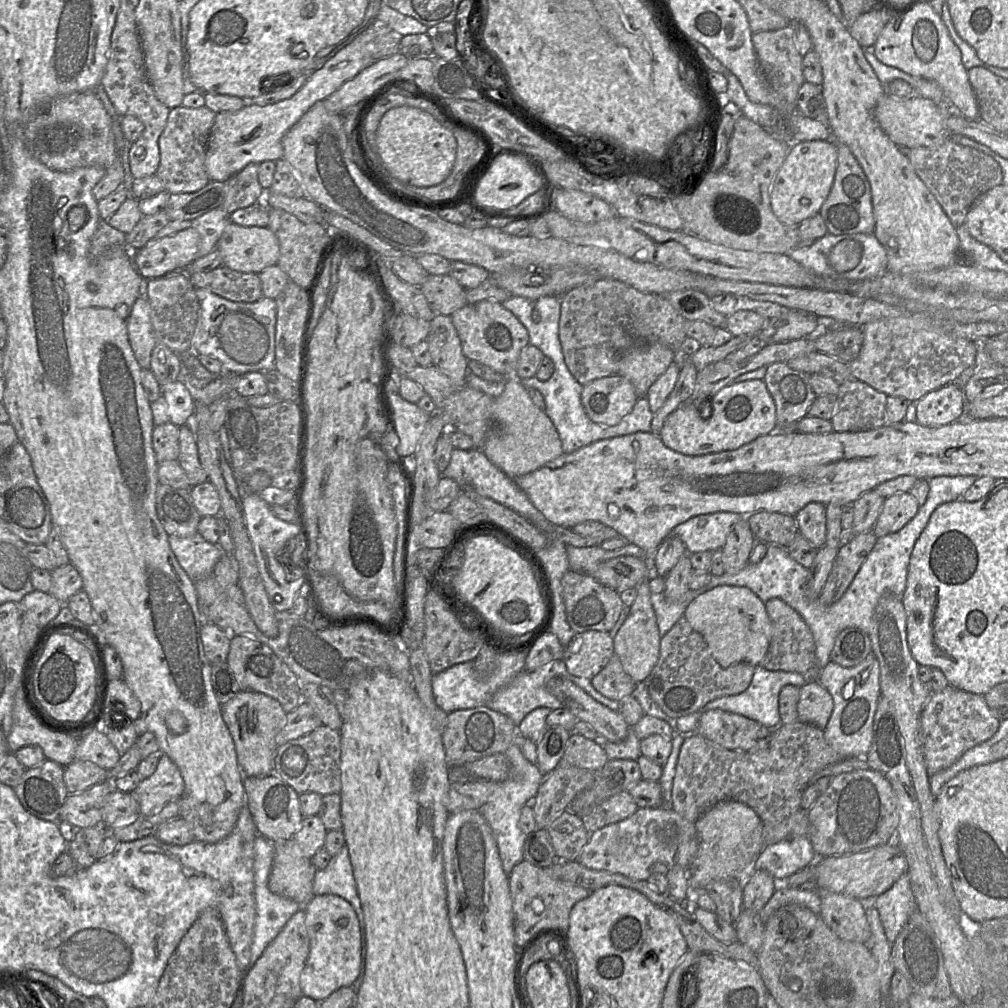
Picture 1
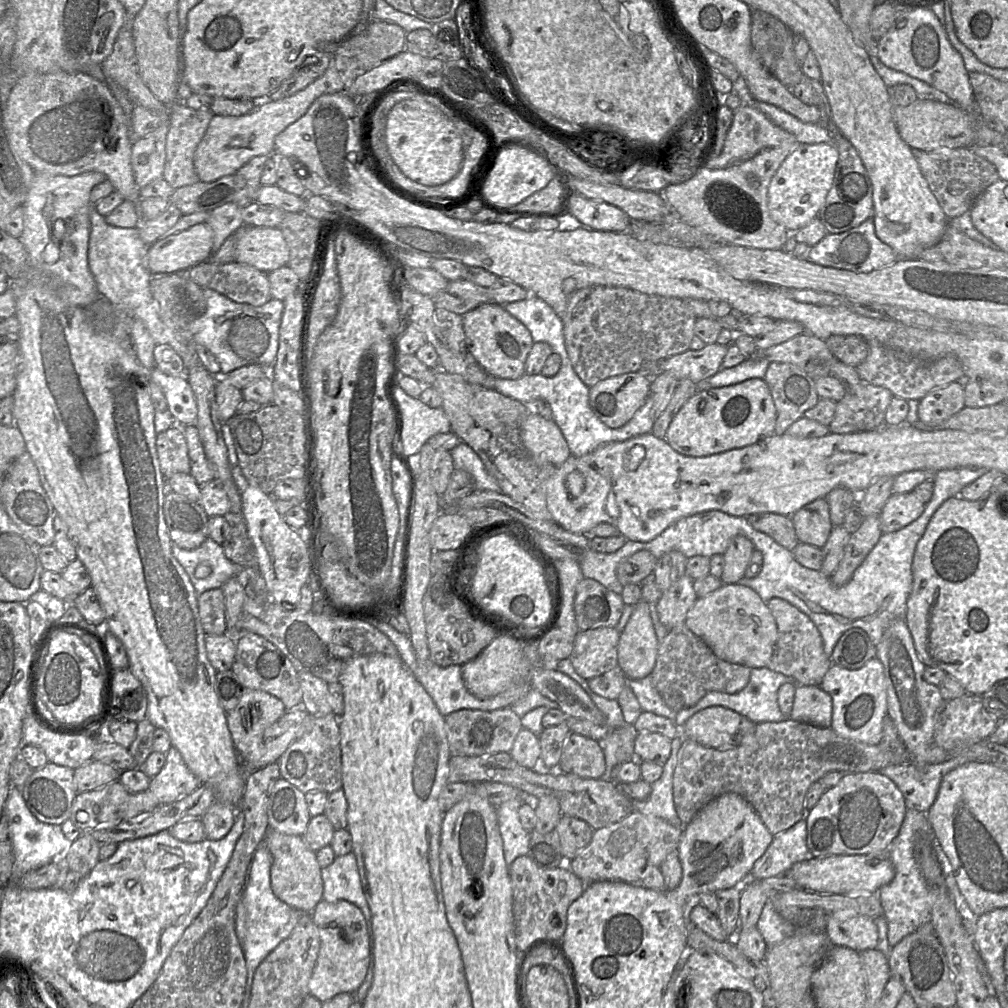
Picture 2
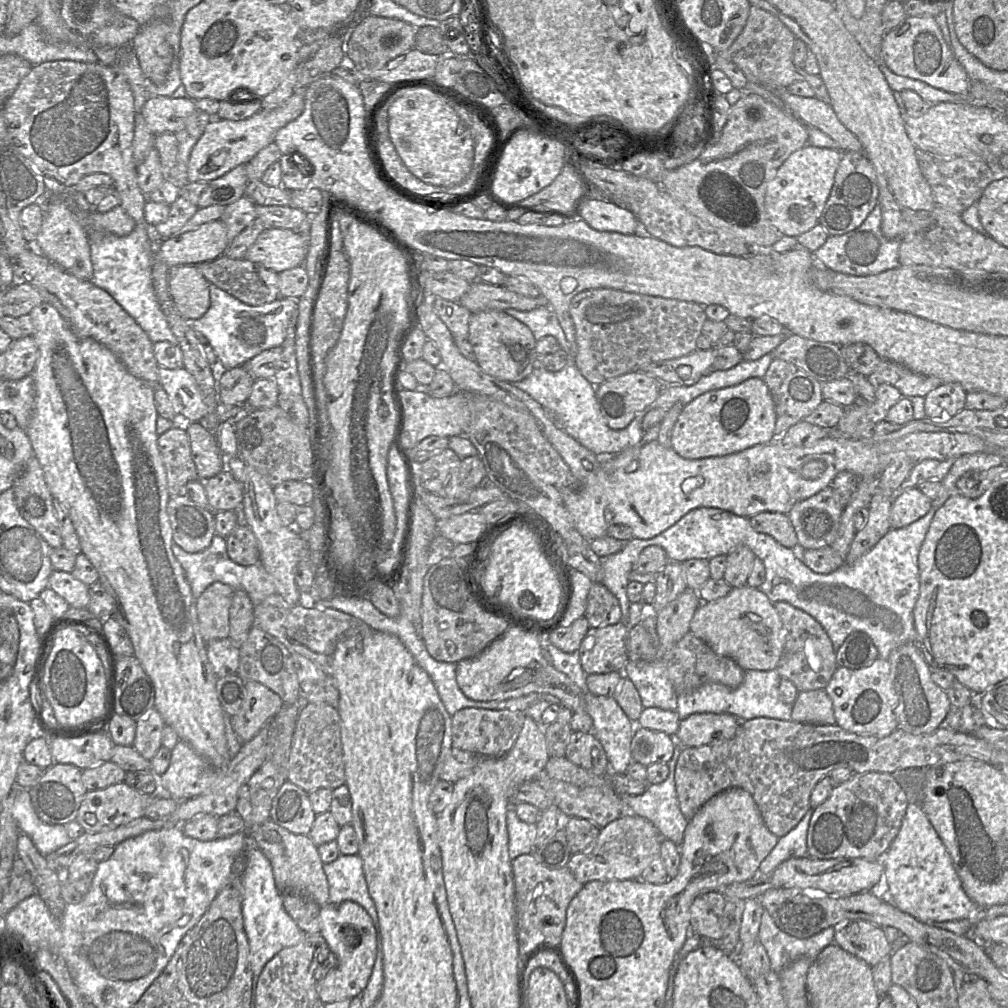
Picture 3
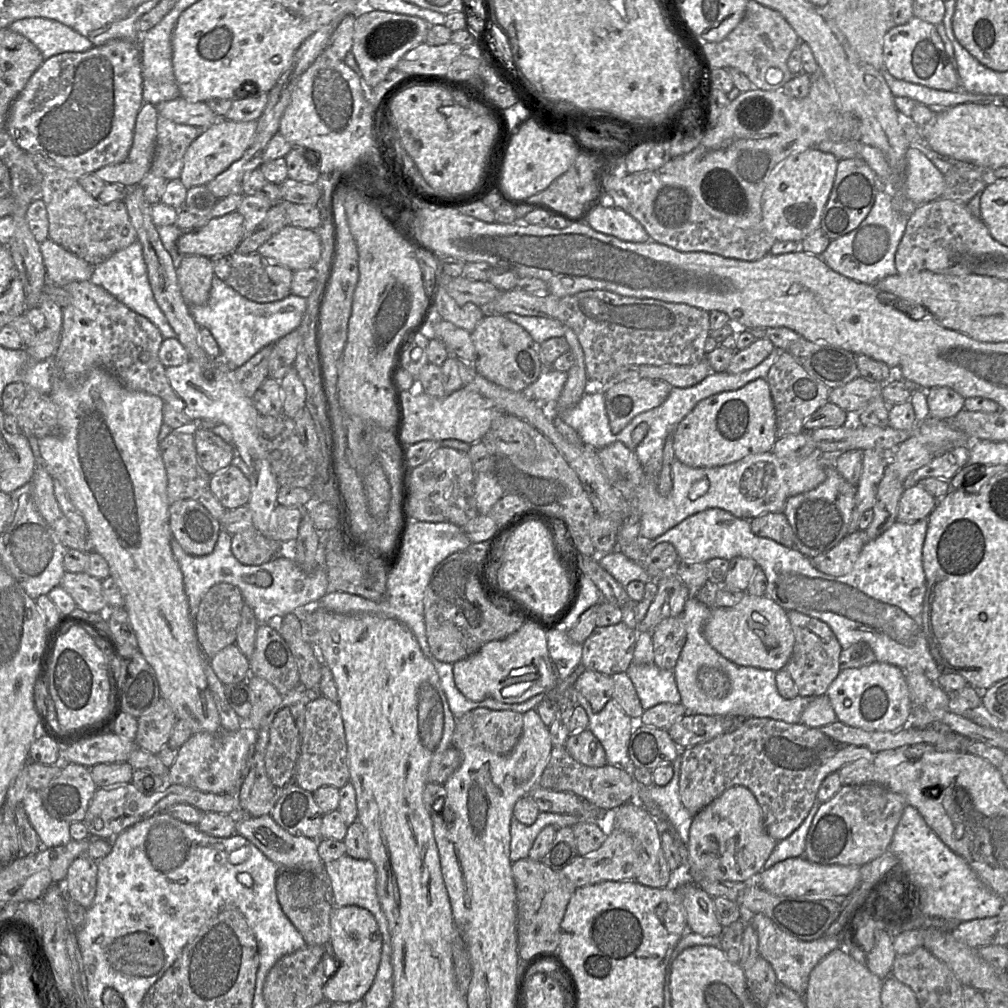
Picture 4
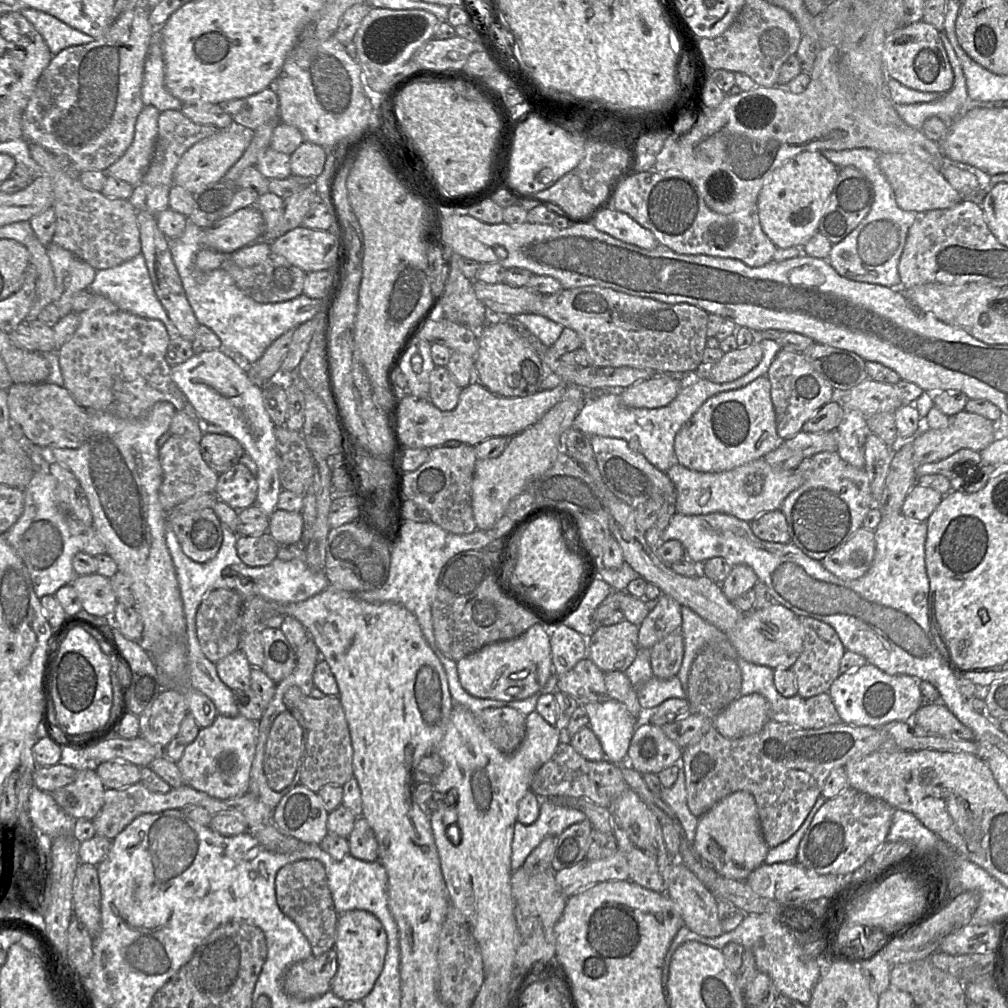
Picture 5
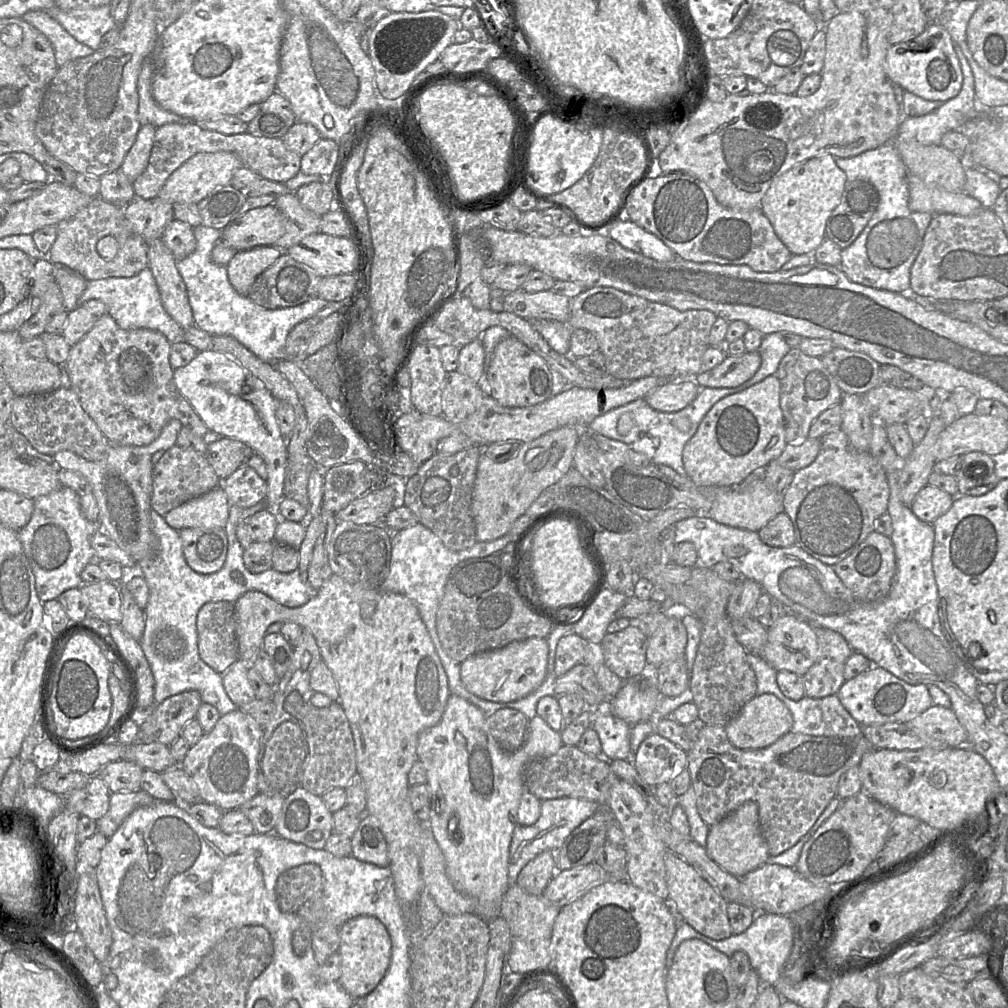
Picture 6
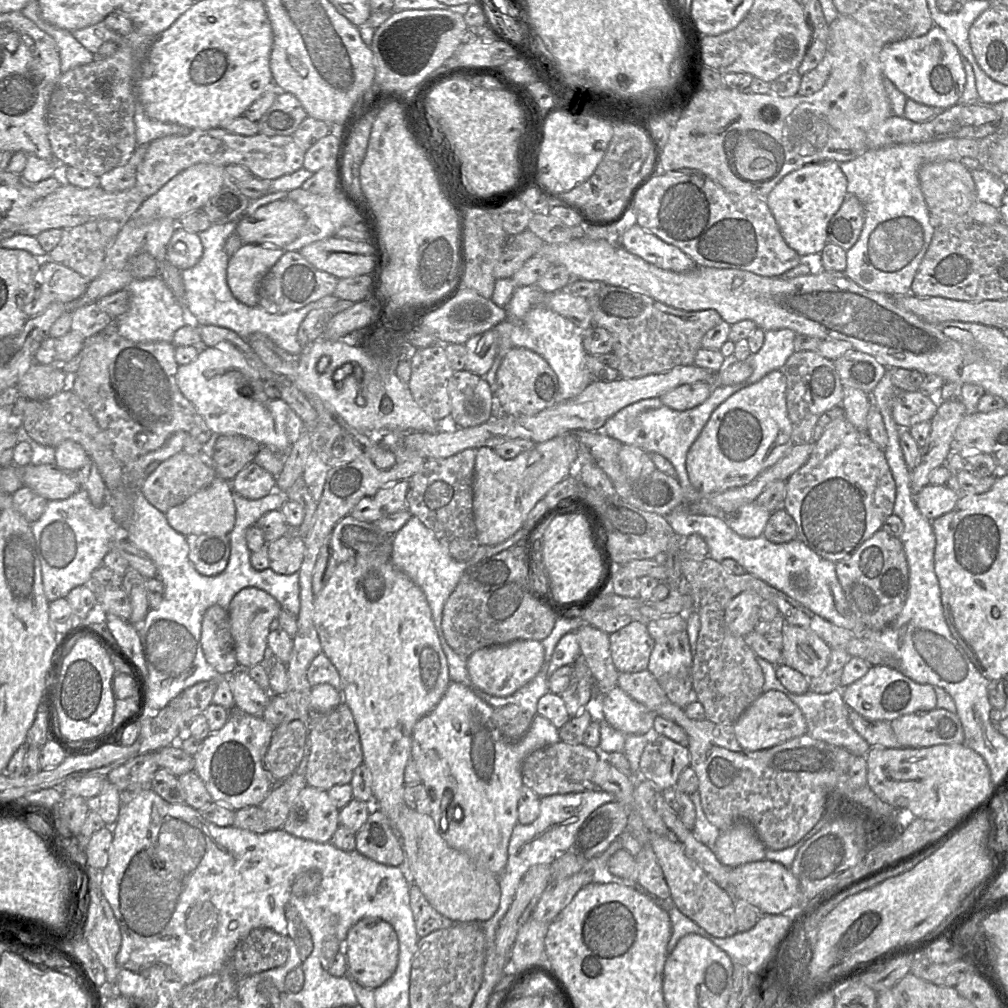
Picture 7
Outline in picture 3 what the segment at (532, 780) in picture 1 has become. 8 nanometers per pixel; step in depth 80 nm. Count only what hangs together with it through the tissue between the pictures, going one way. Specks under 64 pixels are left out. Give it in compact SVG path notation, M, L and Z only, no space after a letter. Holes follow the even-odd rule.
M509 807L506 813L506 826L509 858L513 861L520 855L531 854L537 833L536 824L521 821L514 807Z

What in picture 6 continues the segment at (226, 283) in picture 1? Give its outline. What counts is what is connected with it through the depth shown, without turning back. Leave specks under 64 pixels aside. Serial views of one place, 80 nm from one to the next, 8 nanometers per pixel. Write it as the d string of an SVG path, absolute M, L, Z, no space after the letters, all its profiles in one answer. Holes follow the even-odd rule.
M285 251L256 278L247 297L265 309L297 306L317 297L317 288L321 278L323 277L317 275L309 266L297 262Z

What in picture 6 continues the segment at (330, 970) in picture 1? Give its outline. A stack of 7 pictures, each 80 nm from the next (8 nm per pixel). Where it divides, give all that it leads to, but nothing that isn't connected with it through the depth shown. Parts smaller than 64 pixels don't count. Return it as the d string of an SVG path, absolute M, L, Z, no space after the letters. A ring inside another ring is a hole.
M356 916L339 928L341 975L338 983L353 998L364 998L384 977L391 960L391 939L386 927L373 916Z

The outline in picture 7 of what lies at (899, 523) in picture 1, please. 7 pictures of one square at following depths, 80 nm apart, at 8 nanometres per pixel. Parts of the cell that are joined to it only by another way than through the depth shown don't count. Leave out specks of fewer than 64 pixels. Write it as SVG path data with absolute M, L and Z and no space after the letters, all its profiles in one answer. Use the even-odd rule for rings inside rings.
M927 485L916 496L919 511L930 521L954 509L961 494L940 485Z

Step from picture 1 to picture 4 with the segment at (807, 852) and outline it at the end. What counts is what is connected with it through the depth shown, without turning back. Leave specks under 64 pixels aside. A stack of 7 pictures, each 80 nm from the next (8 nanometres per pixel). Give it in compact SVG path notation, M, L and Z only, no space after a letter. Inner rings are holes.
M816 800L802 824L787 838L776 843L772 853L764 863L762 870L768 869L777 862L788 858L804 856L806 836L813 818L821 804L820 801Z

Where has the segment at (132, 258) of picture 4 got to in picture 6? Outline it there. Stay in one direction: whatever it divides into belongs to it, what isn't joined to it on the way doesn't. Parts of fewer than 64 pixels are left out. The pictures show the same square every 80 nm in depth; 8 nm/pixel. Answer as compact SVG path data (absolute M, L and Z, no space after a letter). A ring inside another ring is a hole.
M149 268L132 277L112 277L88 282L80 297L79 305L89 300L104 302L108 314L122 329L145 328L159 331L171 344L182 340L184 330L164 309L157 283Z

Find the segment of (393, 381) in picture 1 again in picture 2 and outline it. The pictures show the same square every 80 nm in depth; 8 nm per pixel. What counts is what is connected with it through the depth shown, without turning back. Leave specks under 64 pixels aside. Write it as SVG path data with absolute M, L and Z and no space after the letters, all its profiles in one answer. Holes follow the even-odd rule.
M397 380L391 394L399 411L399 437L402 453L416 459L421 447L432 436L451 431L450 422L441 407L431 408L418 397L406 394Z

